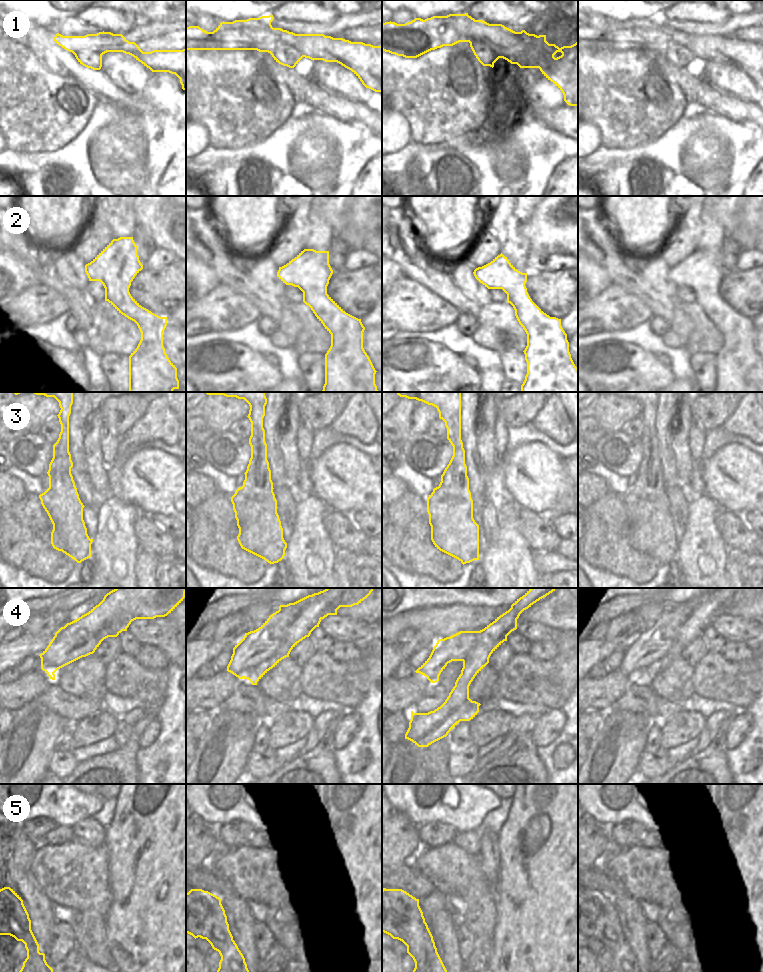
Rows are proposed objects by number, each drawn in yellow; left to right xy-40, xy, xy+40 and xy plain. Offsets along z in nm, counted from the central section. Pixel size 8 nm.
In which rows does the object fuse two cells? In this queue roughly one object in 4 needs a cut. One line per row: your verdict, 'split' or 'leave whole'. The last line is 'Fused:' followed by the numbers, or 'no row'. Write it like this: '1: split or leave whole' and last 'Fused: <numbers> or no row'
1: leave whole
2: leave whole
3: leave whole
4: split
5: leave whole
Fused: 4

